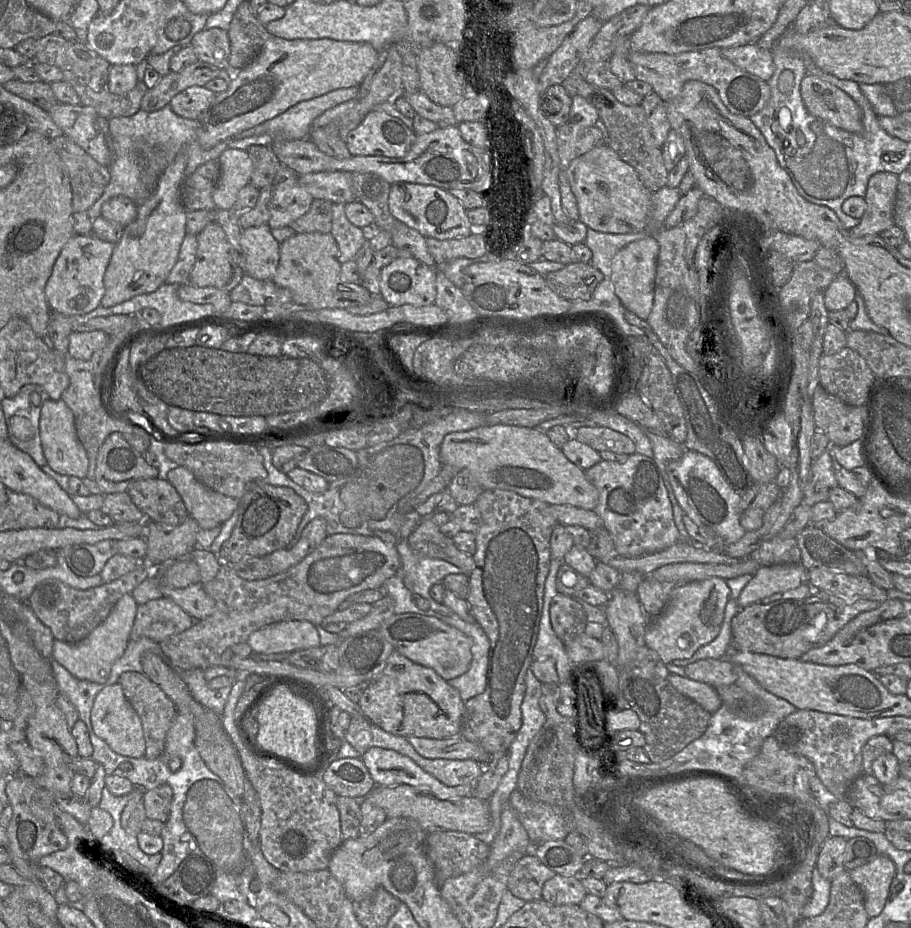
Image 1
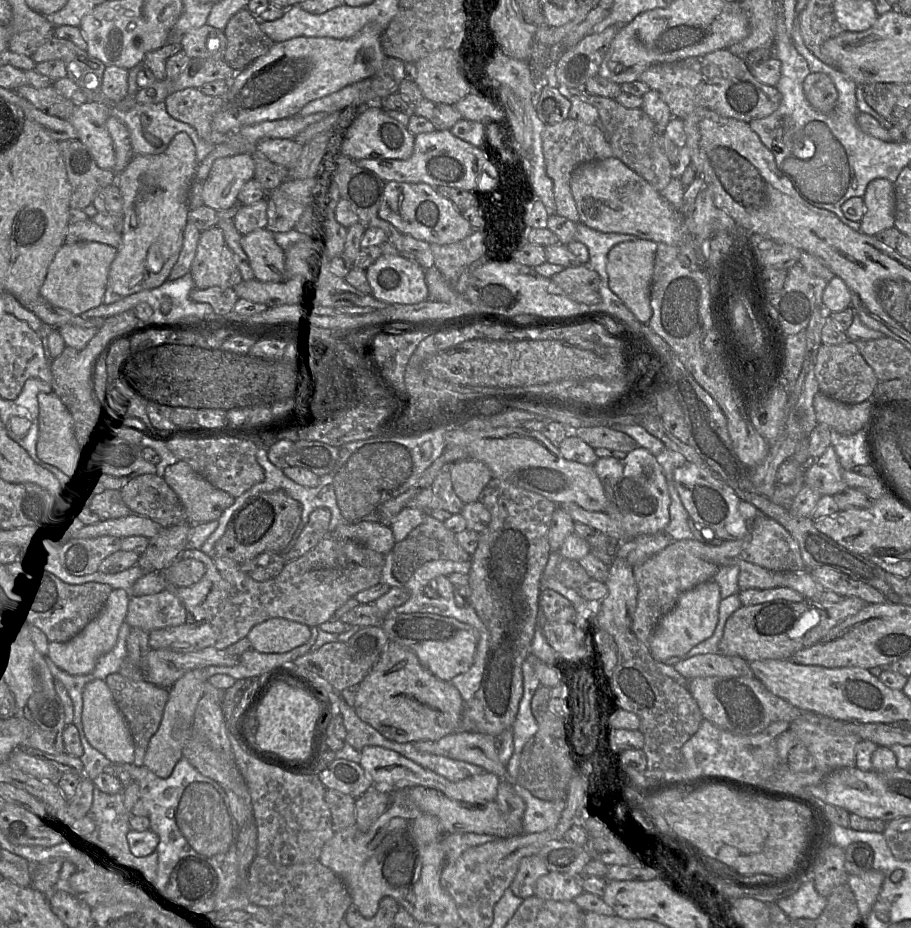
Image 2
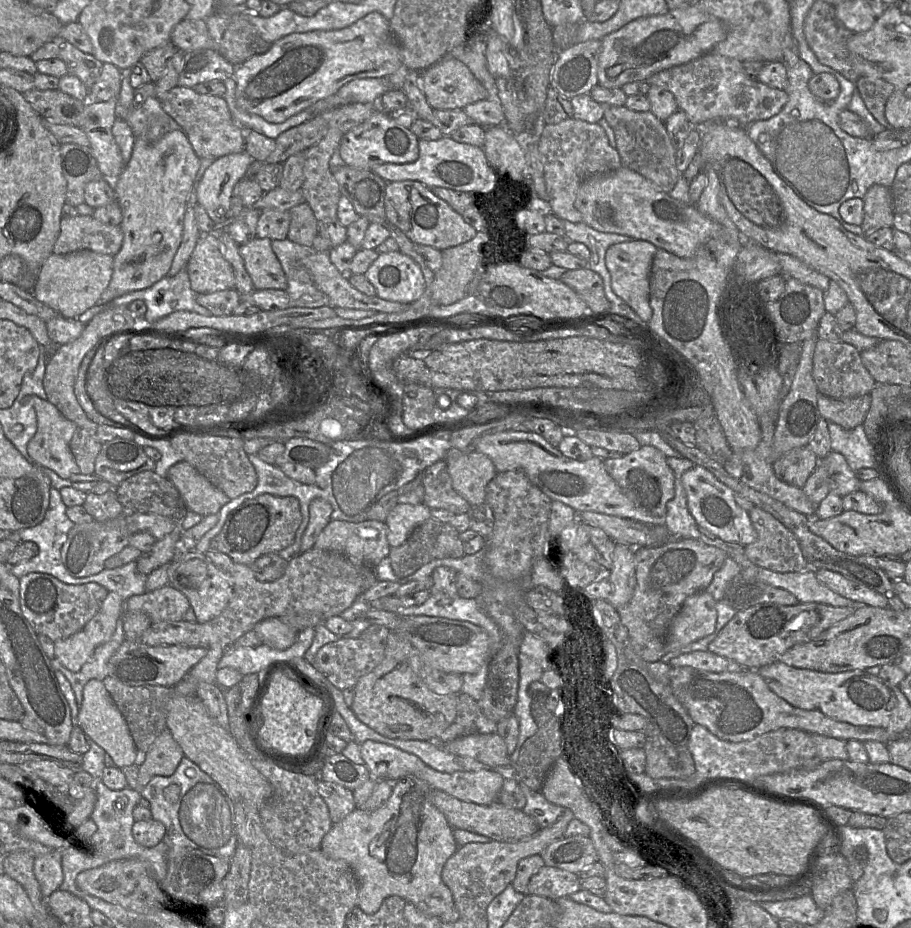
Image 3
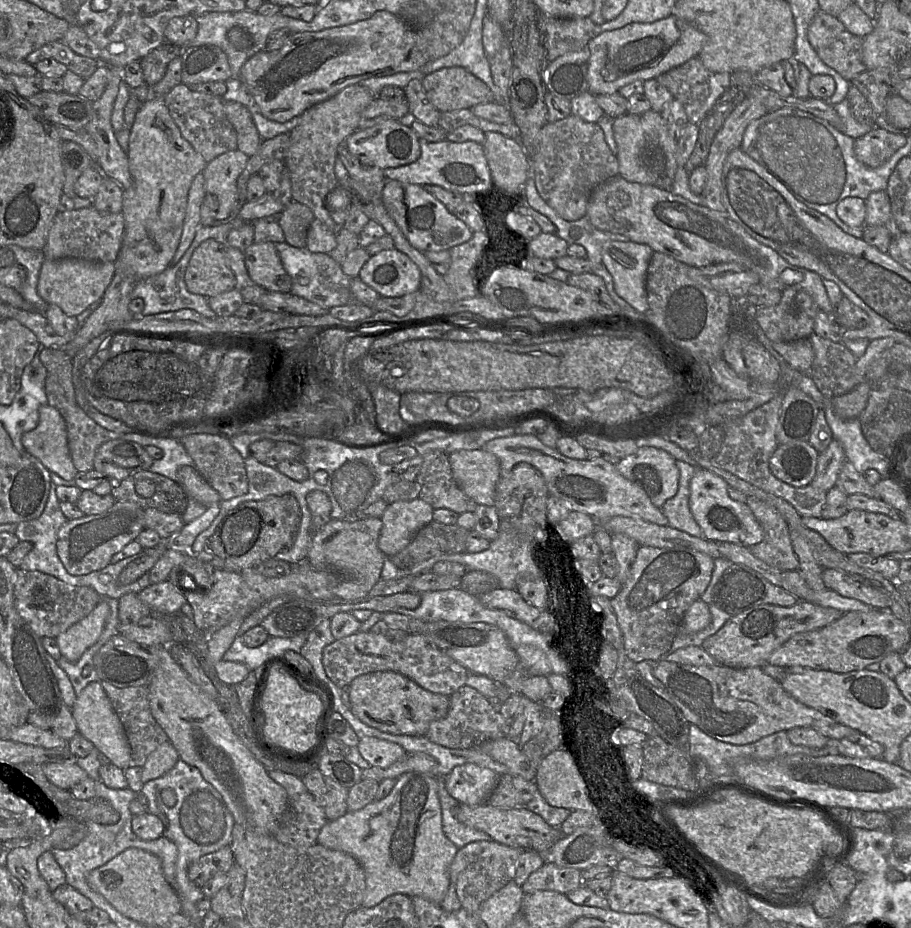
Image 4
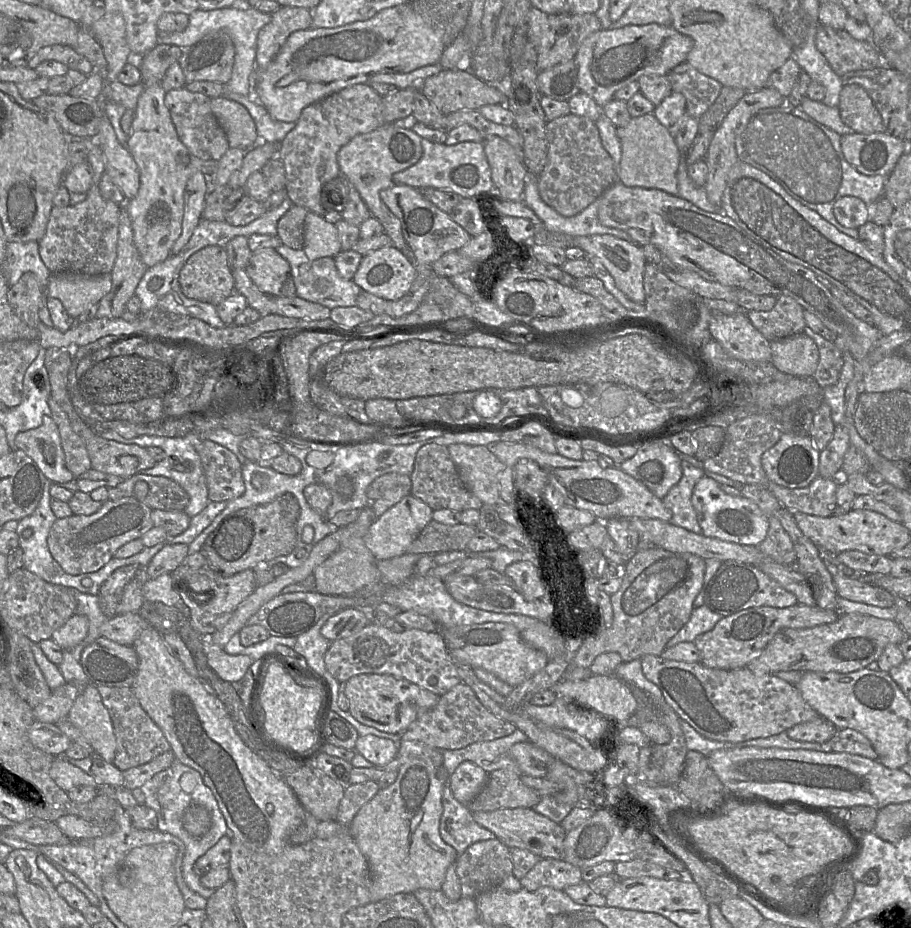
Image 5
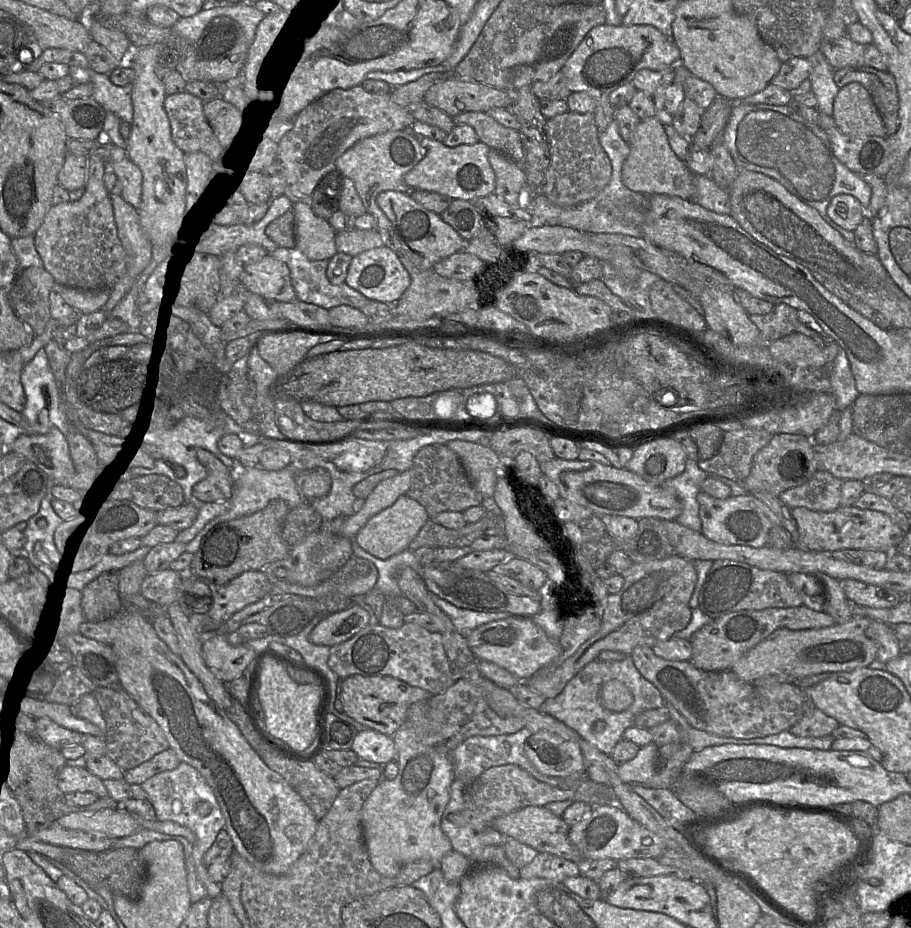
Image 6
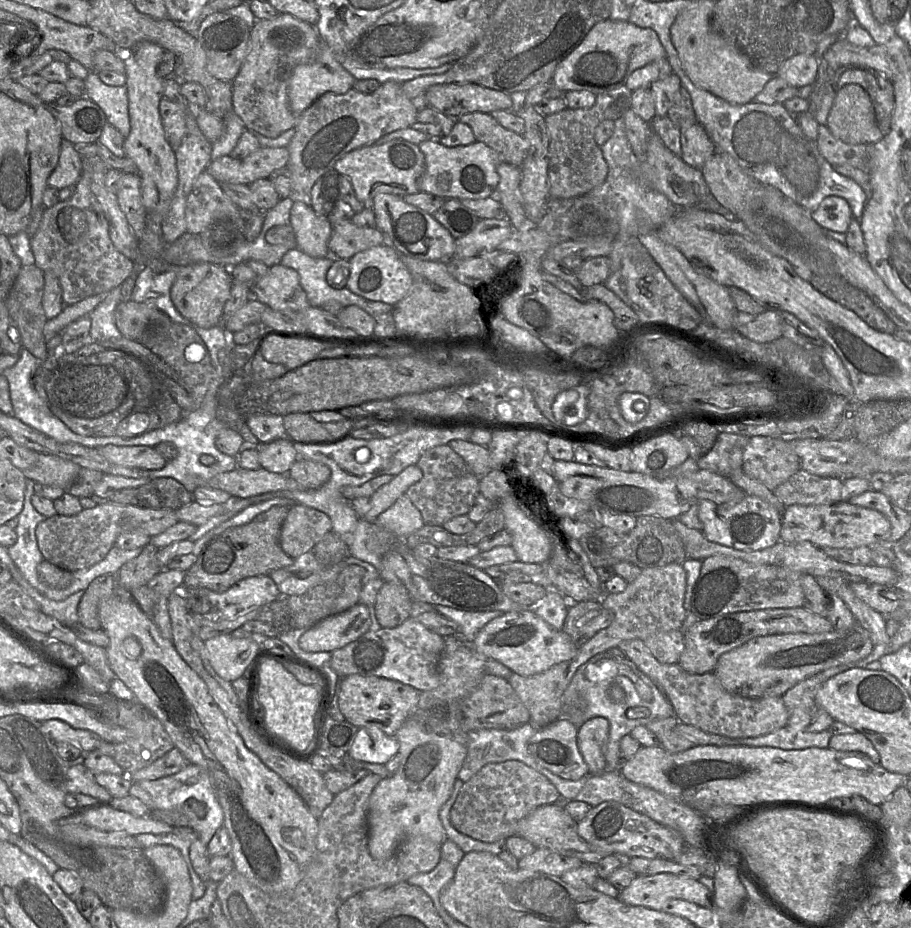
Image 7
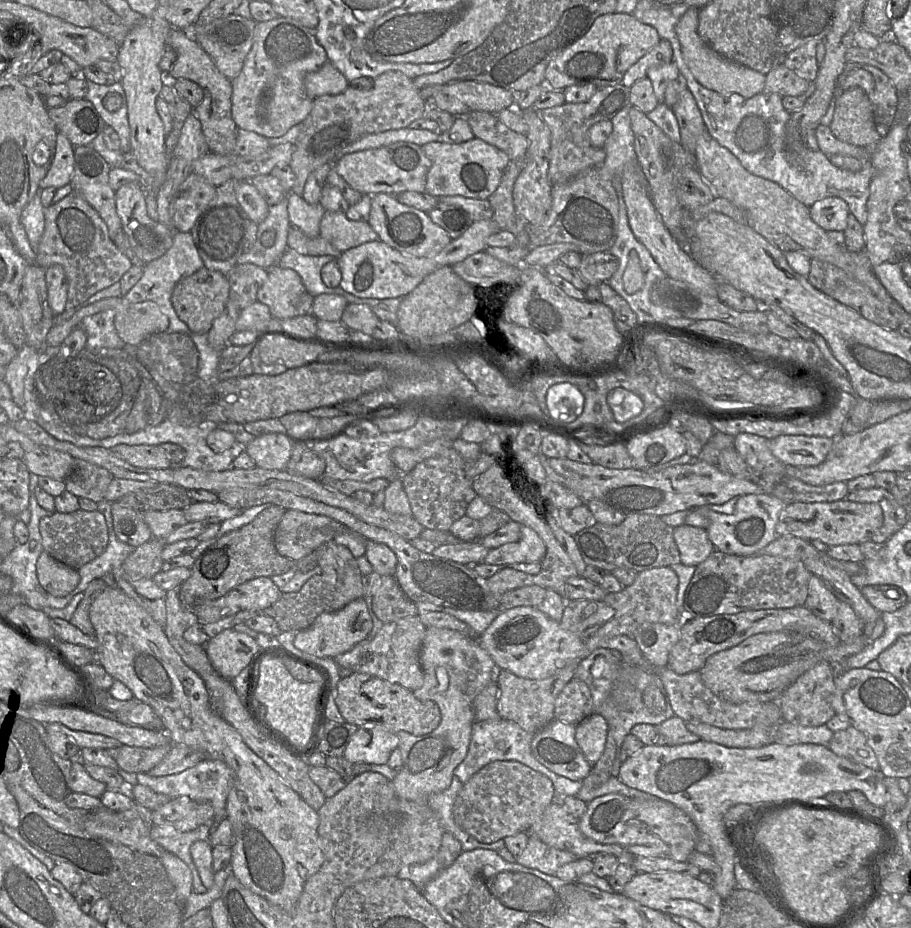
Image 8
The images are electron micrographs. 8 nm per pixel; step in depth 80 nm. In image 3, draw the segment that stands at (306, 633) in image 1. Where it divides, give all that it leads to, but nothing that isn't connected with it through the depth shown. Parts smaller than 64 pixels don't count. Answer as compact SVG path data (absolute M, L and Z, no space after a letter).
M271 617L258 622L253 630L265 644L276 650L286 650L291 647L298 635L298 631L283 623L279 617Z

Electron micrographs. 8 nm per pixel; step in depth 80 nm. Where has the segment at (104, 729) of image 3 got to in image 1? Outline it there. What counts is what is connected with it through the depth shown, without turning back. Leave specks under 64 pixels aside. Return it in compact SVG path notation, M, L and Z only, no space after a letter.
M103 684L103 688L96 695L90 721L92 732L104 740L115 753L131 758L137 750L144 751L147 739L141 721L126 700L120 684Z

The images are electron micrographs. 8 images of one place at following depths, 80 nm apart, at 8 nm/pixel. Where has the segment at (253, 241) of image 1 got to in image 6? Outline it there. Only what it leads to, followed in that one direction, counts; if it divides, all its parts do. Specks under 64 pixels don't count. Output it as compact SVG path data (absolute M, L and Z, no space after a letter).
M267 254L253 264L245 265L241 282L246 291L268 300L280 303L297 300L289 266L272 254Z

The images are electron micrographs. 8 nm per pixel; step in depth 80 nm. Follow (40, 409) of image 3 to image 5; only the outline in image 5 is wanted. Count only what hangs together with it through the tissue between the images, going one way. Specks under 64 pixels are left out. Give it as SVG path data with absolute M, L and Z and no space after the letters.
M44 416L40 427L18 433L14 444L53 482L66 483L77 479L66 467L59 430L51 416Z

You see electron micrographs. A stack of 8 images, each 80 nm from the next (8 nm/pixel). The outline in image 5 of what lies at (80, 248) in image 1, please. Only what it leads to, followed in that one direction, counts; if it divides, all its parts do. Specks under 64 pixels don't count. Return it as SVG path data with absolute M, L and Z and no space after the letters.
M52 273L48 279L48 283L46 286L46 294L48 297L58 299L63 304L65 310L68 312L70 316L76 319L80 319L85 317L87 314L88 314L88 317L92 316L95 307L101 301L101 299L111 290L111 287L112 287L111 273L105 273L105 274L100 274L96 276L88 276L88 275L78 274L78 273Z

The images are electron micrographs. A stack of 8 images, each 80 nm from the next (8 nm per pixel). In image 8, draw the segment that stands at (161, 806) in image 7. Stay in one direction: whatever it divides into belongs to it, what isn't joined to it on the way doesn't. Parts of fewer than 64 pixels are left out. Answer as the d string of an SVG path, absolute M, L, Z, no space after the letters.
M204 759L198 764L176 774L162 777L153 777L148 773L136 774L137 784L149 787L156 793L164 794L170 799L180 796L188 796L195 801L207 801L215 809L215 815L225 811L226 800L234 782L232 769L223 761L215 759Z

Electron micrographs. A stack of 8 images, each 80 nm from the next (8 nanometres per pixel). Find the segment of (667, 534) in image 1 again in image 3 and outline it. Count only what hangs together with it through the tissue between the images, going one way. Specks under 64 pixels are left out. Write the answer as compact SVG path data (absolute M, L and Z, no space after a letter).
M641 446L619 459L606 459L604 465L608 474L626 496L649 514L664 518L666 504L675 495L675 476L667 464L667 456L653 446Z

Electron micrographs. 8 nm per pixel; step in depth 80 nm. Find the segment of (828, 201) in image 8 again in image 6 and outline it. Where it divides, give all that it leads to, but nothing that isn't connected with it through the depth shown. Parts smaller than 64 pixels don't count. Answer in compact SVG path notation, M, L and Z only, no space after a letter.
M848 194L834 196L827 207L828 217L848 231L854 231L866 217L866 214L867 211L860 201Z

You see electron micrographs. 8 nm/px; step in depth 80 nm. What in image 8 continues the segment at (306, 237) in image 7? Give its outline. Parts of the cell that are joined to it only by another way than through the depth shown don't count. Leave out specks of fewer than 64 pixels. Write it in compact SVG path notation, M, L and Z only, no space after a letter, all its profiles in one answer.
M289 192L287 211L291 226L298 228L308 237L320 235L320 222L325 213L320 203L310 204L302 196Z

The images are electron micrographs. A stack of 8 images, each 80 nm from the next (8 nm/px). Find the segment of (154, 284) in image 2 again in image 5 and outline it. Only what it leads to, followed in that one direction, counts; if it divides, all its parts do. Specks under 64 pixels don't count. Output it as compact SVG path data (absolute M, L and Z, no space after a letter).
M161 83L145 87L138 99L127 148L140 173L137 195L124 204L133 229L134 243L143 263L149 268L166 260L182 231L184 192L188 179L197 171L208 178L218 165L215 160L202 160L181 142L165 104L166 92Z

